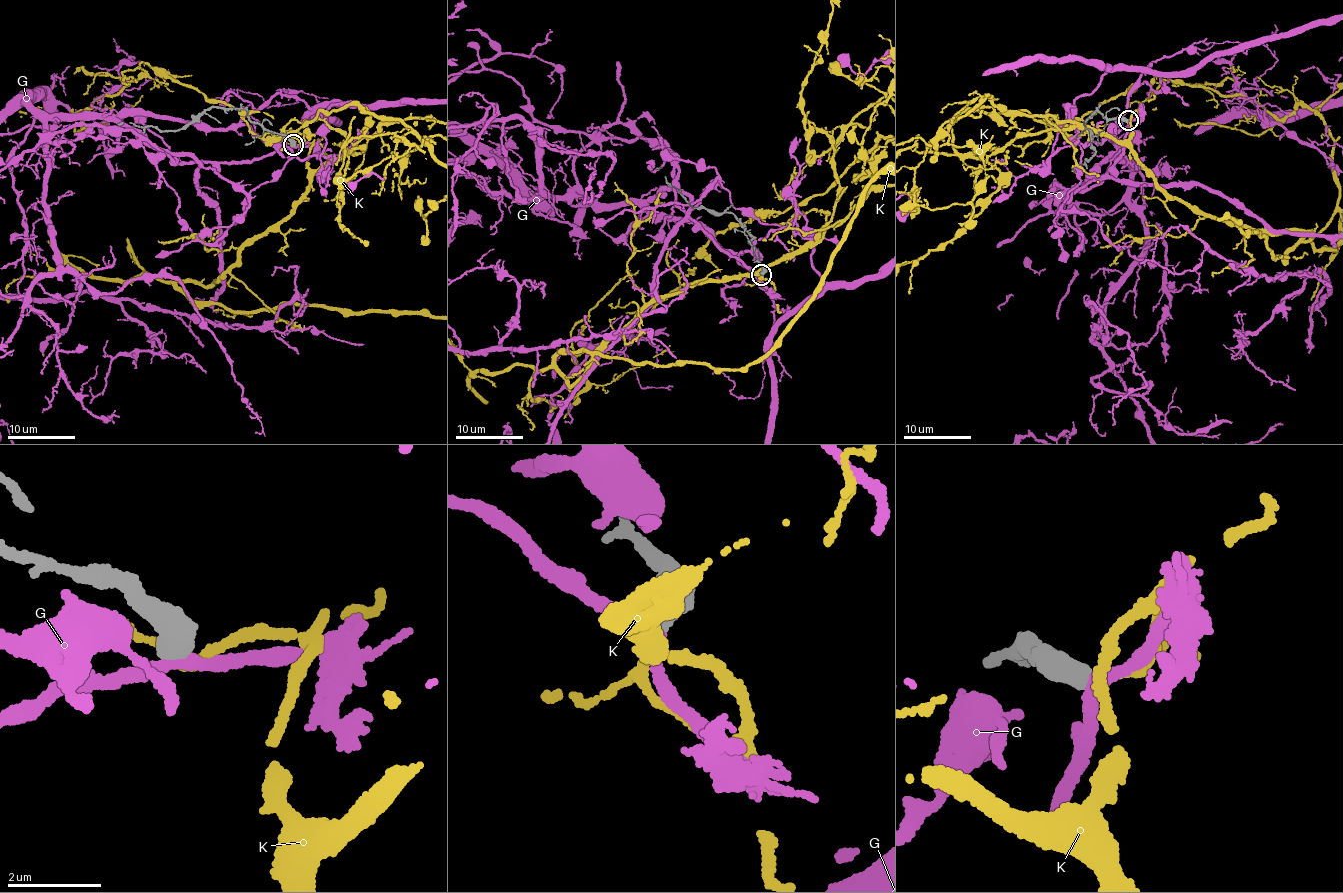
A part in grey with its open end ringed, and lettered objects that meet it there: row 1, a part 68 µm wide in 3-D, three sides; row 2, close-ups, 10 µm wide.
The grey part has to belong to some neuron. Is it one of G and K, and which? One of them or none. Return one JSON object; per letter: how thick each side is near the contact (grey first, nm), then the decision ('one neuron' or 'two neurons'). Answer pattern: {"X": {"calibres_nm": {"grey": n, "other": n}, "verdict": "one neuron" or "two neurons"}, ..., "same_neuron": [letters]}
{"G": {"calibres_nm": {"grey": 550, "other": 280}, "verdict": "two neurons"}, "K": {"calibres_nm": {"grey": 550, "other": 140}, "verdict": "one neuron"}, "same_neuron": ["K"]}

